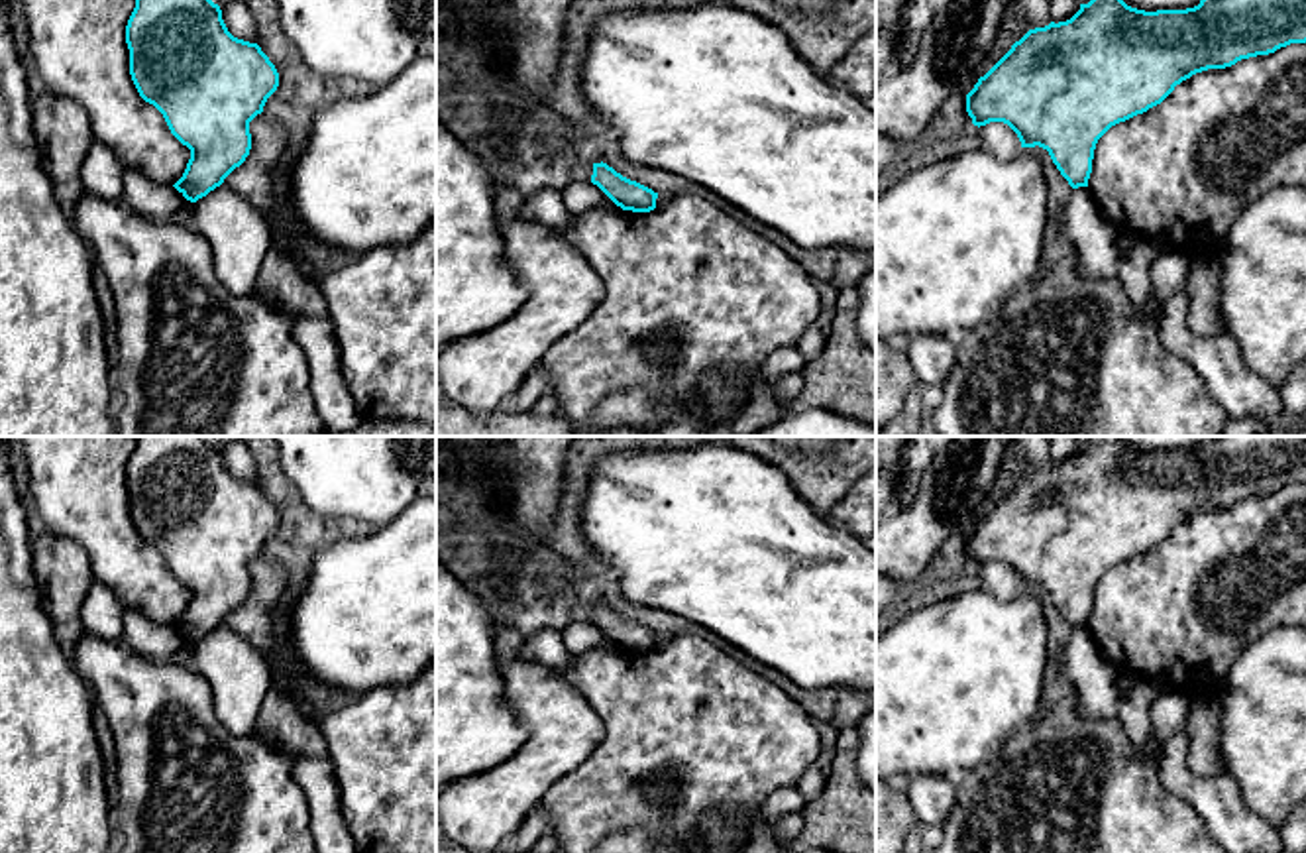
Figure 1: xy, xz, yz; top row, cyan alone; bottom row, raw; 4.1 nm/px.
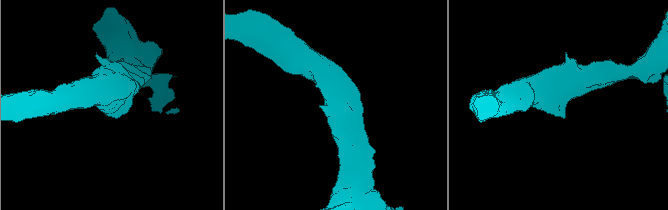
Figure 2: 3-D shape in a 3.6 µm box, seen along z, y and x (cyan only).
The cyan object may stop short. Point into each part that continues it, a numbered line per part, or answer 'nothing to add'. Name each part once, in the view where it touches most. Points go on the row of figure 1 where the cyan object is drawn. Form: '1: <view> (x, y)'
nothing to add

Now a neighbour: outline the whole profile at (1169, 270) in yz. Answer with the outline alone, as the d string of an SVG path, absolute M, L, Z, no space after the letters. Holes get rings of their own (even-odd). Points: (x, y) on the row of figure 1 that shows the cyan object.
M1176 252L1161 254L1151 265L1151 285L1155 299L1167 307L1169 299L1186 283L1190 259Z

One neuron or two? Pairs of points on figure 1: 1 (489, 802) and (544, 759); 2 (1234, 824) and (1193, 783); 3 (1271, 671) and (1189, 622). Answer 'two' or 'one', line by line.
1: one
2: one
3: two

